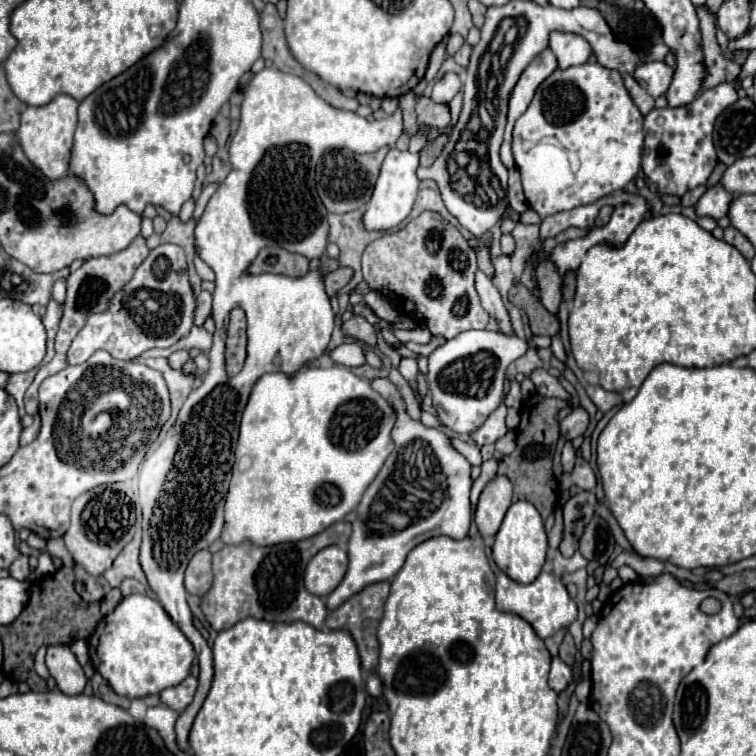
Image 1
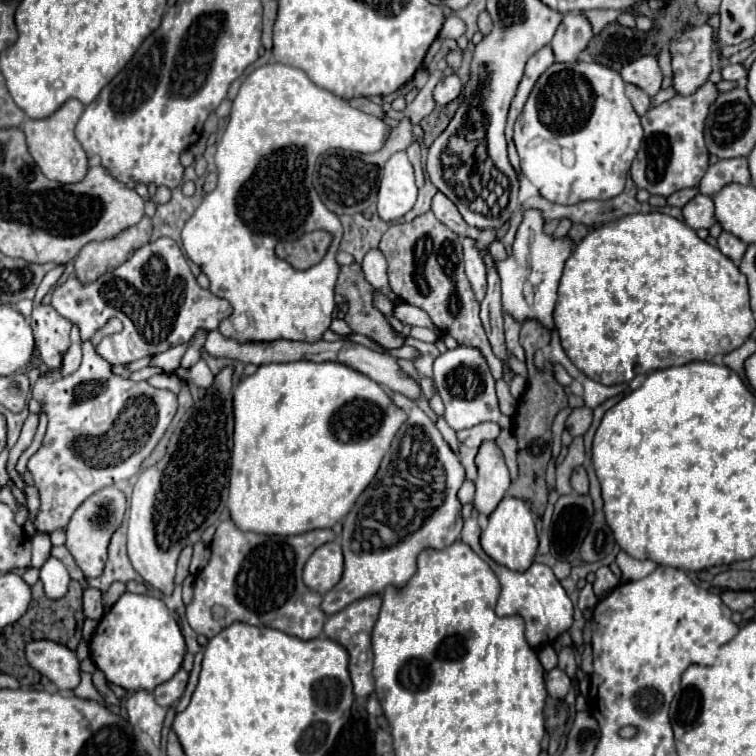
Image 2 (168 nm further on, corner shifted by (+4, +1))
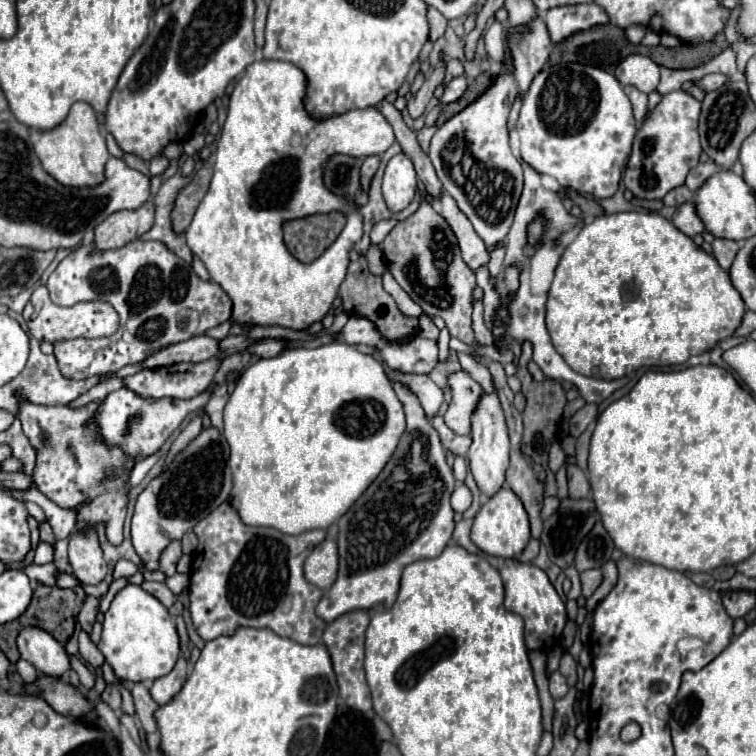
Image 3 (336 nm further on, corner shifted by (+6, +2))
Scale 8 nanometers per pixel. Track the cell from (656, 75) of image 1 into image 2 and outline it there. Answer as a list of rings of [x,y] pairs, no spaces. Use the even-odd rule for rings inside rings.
[[[647,55],[647,57],[639,57],[631,61],[631,65],[625,65],[621,69],[621,77],[625,83],[641,87],[651,97],[657,95],[657,91],[661,89],[661,81],[663,81],[655,55]]]

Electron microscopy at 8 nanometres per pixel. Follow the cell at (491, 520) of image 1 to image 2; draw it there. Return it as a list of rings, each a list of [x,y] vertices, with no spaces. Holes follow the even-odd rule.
[[[483,441],[475,457],[477,465],[477,481],[475,481],[475,499],[473,505],[479,513],[489,515],[499,501],[503,499],[505,491],[511,485],[509,469],[503,459],[503,451],[499,449],[497,441]]]

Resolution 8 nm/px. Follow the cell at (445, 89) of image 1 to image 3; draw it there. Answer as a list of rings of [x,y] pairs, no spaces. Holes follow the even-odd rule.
[[[459,76],[459,78],[453,78],[447,86],[445,86],[445,92],[441,96],[441,104],[449,104],[449,102],[455,102],[457,98],[463,96],[467,88],[467,78],[465,76]]]

